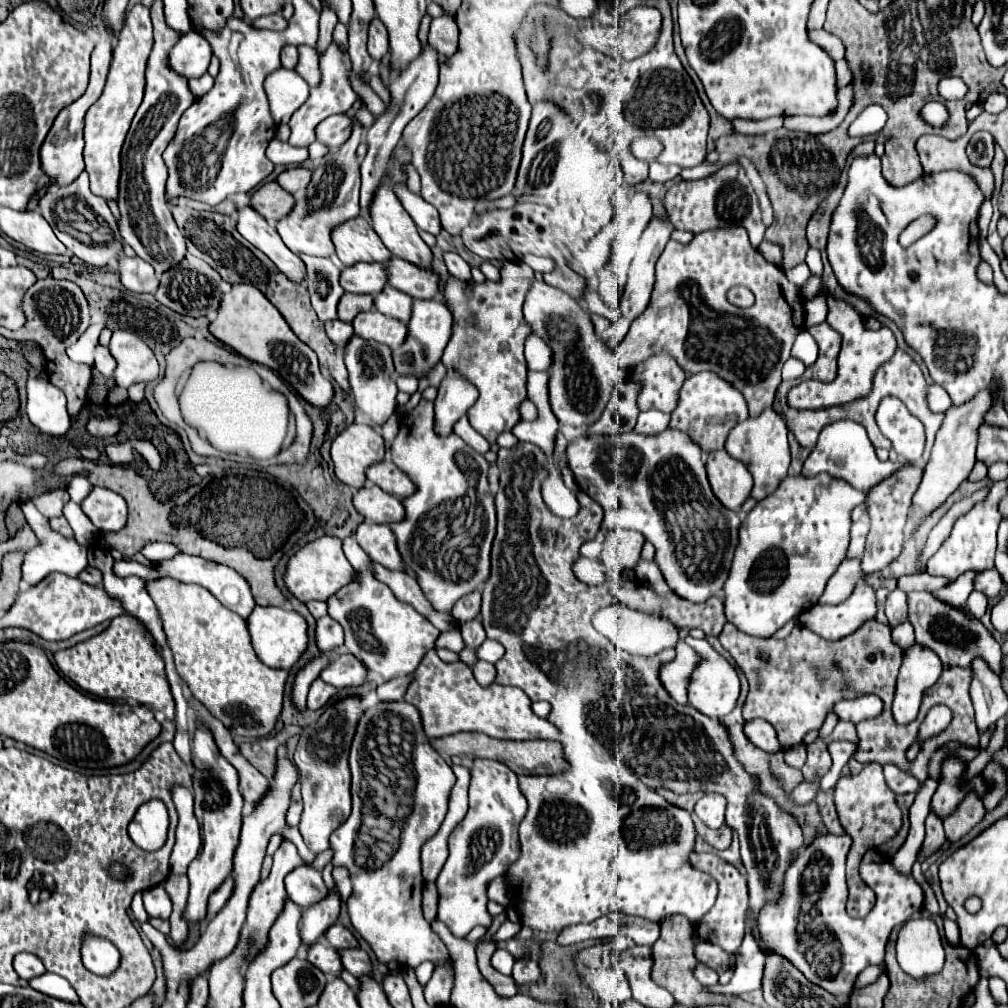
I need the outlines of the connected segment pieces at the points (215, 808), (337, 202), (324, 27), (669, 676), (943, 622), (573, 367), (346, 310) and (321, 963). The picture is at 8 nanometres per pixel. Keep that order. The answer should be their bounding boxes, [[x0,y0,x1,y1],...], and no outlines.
[[185,721,243,923],[277,115,363,257],[317,3,339,53],[659,641,699,705],[907,593,1001,673],[523,281,627,427],[337,293,373,323],[307,939,343,977]]

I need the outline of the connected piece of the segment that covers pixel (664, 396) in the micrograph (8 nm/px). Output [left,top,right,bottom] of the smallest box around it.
[631,351,685,413]

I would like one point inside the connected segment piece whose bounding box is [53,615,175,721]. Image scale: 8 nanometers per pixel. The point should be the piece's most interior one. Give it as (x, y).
(119, 664)

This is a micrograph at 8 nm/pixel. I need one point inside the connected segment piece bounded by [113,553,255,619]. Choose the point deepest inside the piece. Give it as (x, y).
(224, 583)

